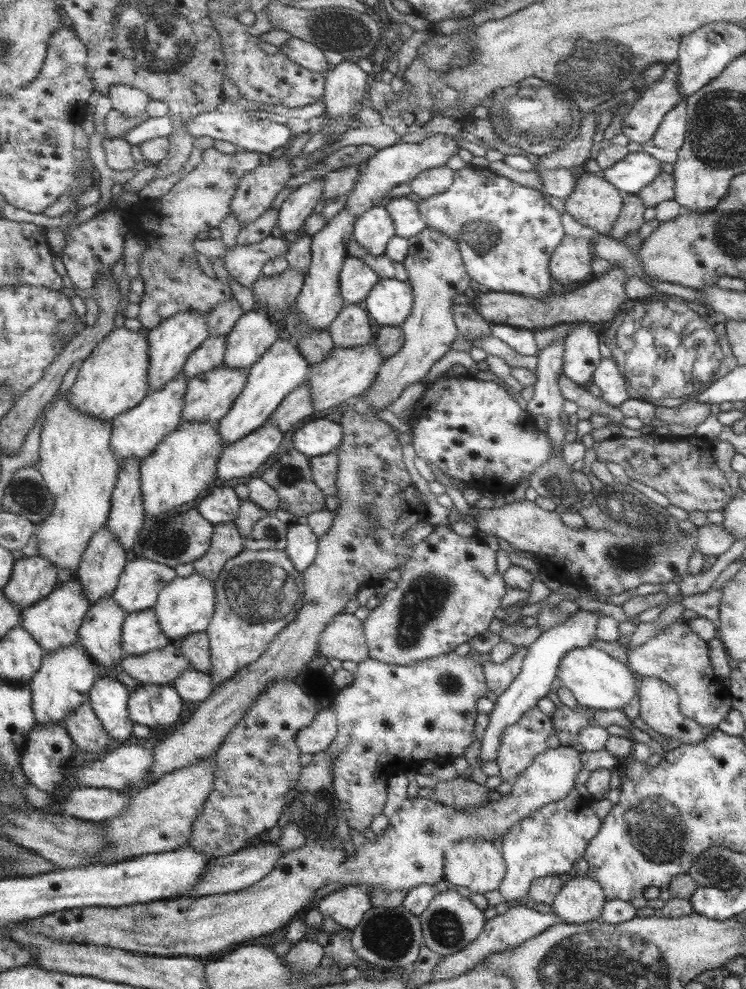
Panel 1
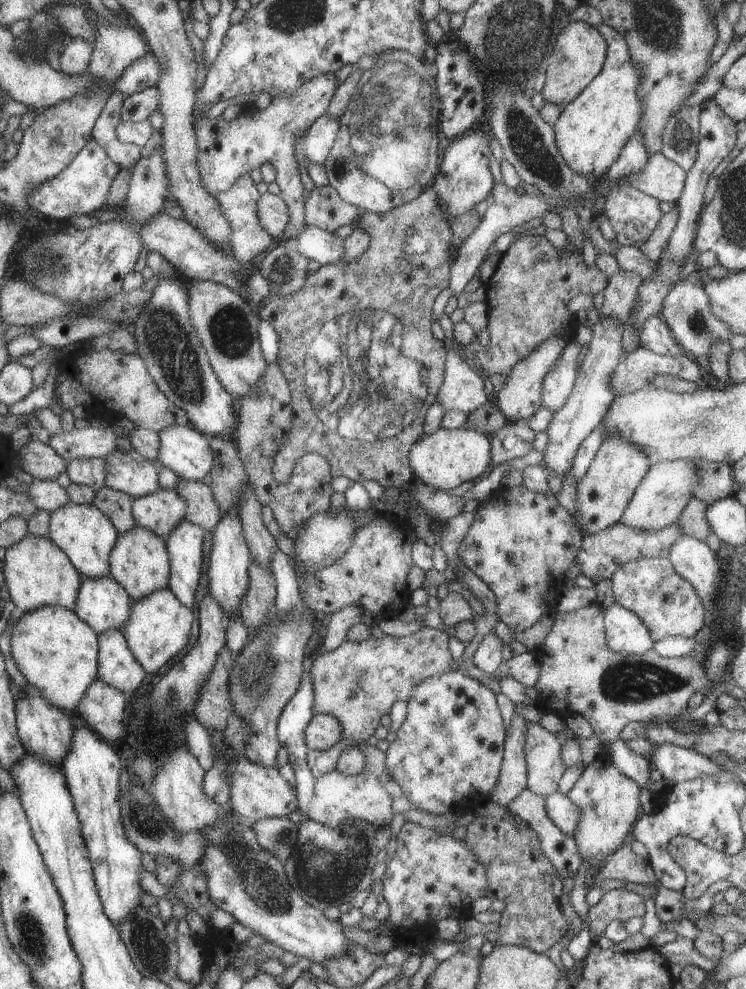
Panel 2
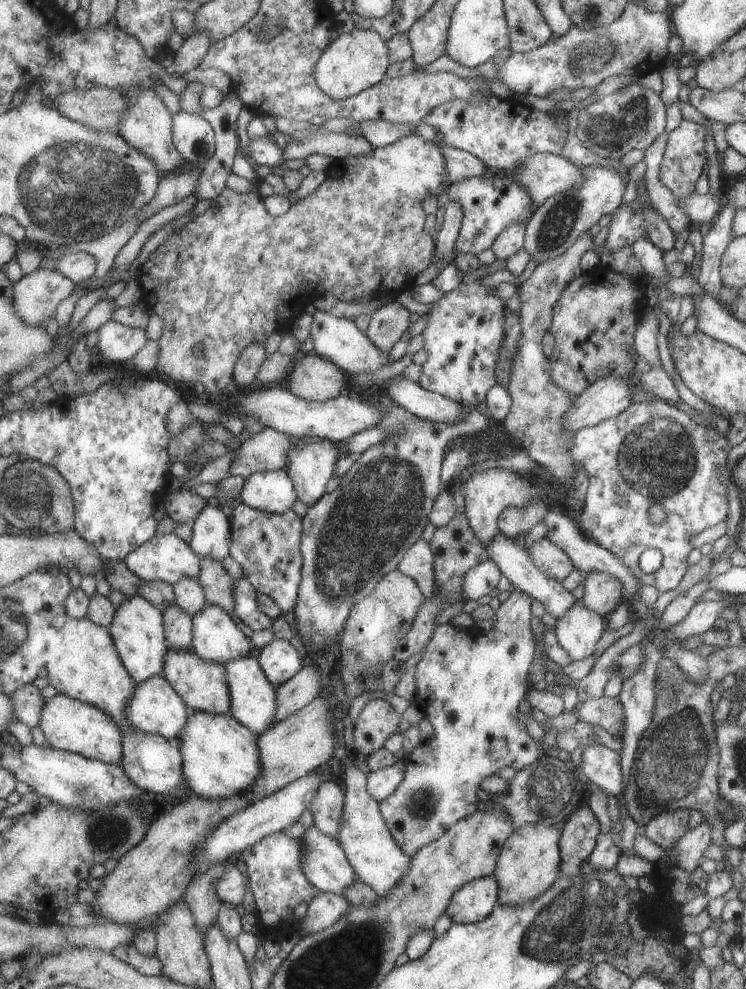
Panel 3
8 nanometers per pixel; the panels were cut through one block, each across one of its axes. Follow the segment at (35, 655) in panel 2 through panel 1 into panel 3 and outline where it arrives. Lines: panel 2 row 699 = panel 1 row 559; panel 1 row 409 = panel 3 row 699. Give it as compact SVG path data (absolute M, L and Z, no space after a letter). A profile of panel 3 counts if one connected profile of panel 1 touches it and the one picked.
M58 693L51 699L47 699L41 724L47 740L52 746L84 755L86 758L100 760L108 764L120 764L124 758L124 743L122 728L118 722L104 712L100 706L94 706L90 702L76 700L72 696Z

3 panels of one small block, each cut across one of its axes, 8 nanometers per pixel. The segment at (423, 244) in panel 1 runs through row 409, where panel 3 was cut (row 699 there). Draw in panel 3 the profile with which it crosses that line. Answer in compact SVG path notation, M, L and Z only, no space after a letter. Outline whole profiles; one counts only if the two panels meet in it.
M370 699L351 726L354 744L359 754L368 756L382 748L390 734L398 731L402 720L389 700Z

